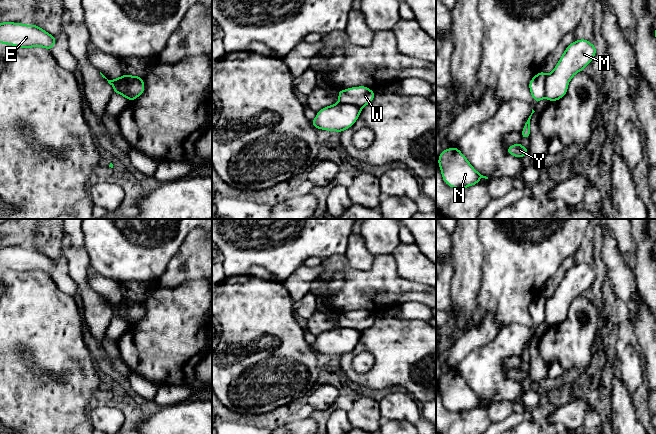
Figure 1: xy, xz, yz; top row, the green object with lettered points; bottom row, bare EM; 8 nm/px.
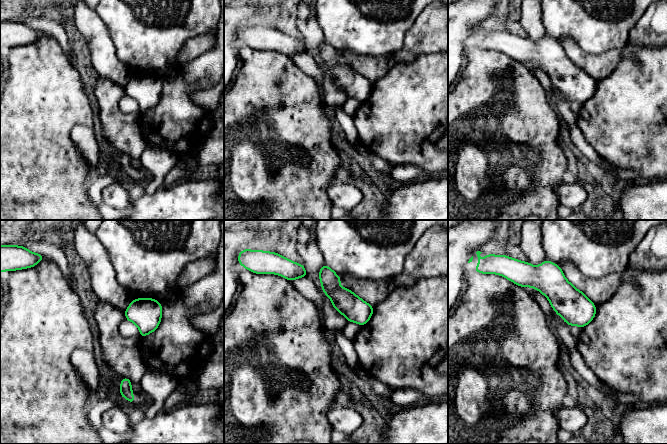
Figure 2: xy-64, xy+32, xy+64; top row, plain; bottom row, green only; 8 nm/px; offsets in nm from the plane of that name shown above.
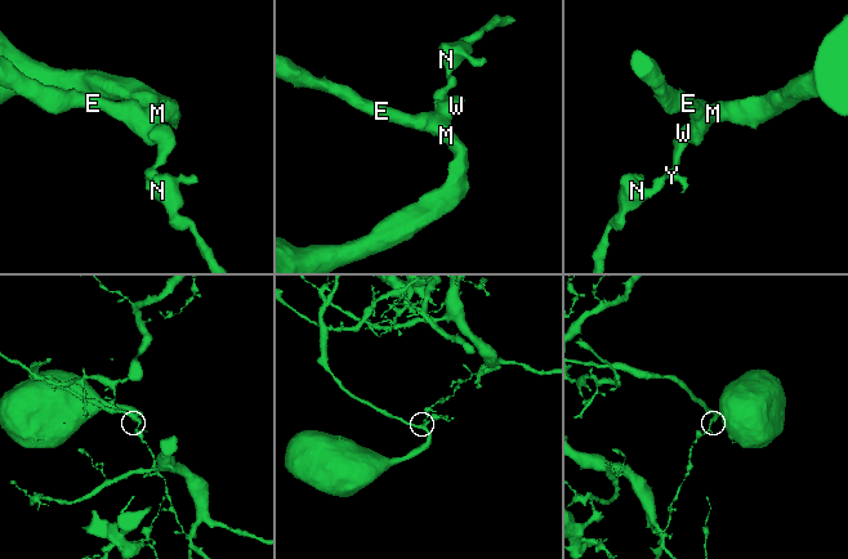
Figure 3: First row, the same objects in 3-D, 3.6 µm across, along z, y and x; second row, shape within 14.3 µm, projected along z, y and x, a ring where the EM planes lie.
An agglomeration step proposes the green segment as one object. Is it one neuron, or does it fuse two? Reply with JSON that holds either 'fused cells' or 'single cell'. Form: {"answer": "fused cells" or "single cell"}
{"answer": "fused cells"}

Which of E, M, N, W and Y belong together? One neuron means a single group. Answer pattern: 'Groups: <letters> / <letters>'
Groups: E M / N W Y

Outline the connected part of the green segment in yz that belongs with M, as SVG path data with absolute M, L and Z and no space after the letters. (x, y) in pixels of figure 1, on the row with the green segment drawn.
M586 39L576 40L564 51L554 70L546 75L545 97L557 101L567 93L568 83L593 60L596 47Z

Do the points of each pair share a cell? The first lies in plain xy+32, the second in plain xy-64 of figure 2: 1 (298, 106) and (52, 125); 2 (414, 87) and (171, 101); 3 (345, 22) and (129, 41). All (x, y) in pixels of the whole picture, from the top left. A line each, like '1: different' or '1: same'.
1: same
2: same
3: same

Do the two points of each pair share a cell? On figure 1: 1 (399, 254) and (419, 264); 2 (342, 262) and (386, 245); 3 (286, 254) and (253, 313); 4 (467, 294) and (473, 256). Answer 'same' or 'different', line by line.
1: same
2: different
3: different
4: same

